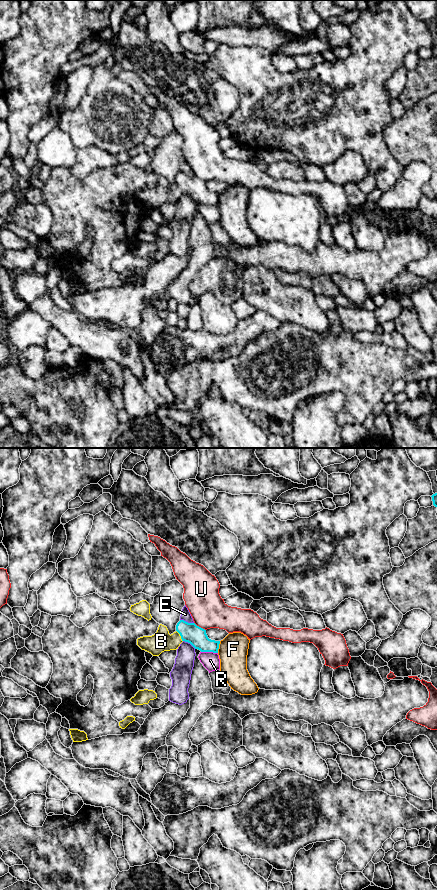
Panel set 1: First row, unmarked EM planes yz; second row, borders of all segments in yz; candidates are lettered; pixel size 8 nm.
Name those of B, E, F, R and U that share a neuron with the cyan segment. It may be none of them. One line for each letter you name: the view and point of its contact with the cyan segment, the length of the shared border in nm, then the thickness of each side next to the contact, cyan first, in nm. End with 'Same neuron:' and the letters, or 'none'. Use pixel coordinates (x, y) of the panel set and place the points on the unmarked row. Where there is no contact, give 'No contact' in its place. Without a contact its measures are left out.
B: Touches cyan at yz (180, 187). Shared border 110 nm. Thickness 160 nm (cyan) against 170 nm
Same neuron: B

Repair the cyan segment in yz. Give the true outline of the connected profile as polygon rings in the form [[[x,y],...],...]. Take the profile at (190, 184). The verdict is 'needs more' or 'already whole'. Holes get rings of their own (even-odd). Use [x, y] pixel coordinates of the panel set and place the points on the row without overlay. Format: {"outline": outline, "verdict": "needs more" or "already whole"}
{"outline": [[[180,172],[176,183],[169,186],[166,178],[160,176],[157,184],[152,188],[143,188],[137,191],[137,197],[153,208],[159,208],[164,203],[176,202],[185,193],[201,204],[218,205],[220,193],[211,192],[206,182],[195,175]]], "verdict": "needs more"}

